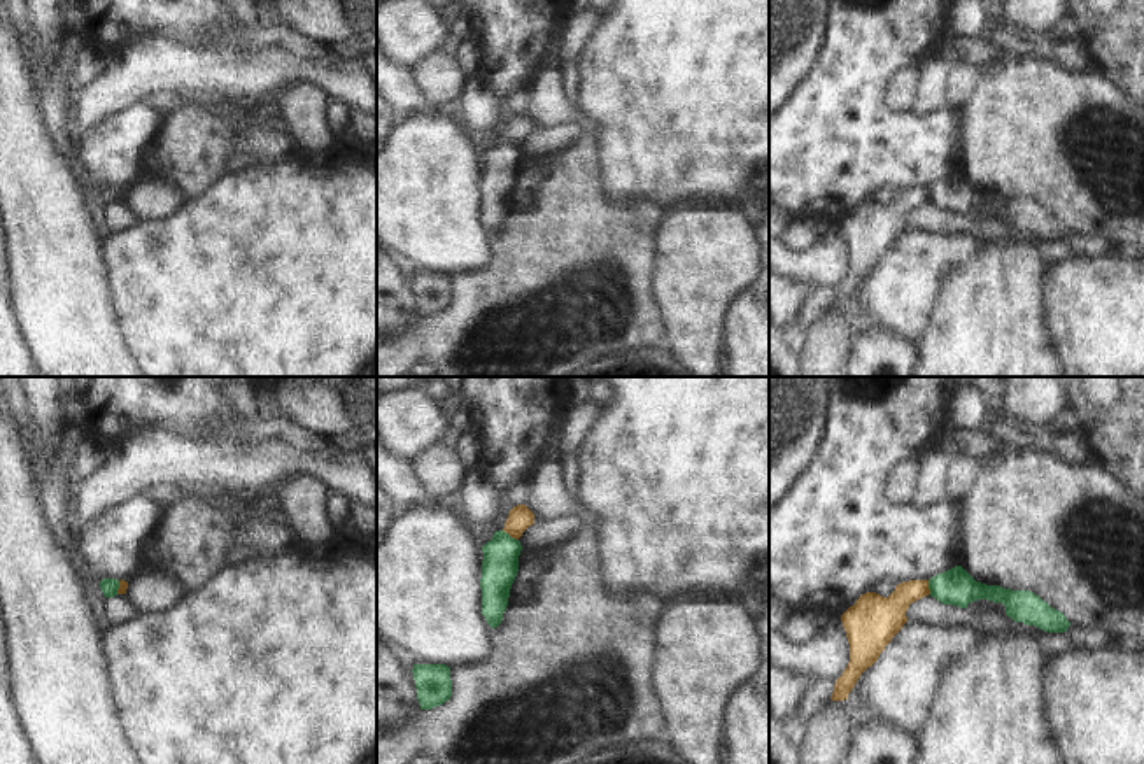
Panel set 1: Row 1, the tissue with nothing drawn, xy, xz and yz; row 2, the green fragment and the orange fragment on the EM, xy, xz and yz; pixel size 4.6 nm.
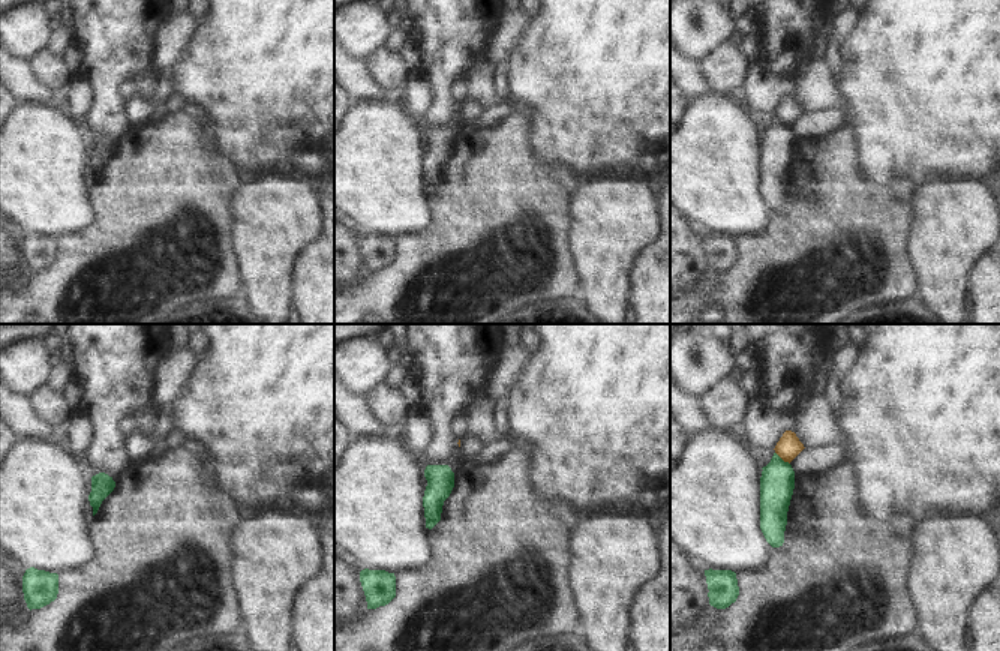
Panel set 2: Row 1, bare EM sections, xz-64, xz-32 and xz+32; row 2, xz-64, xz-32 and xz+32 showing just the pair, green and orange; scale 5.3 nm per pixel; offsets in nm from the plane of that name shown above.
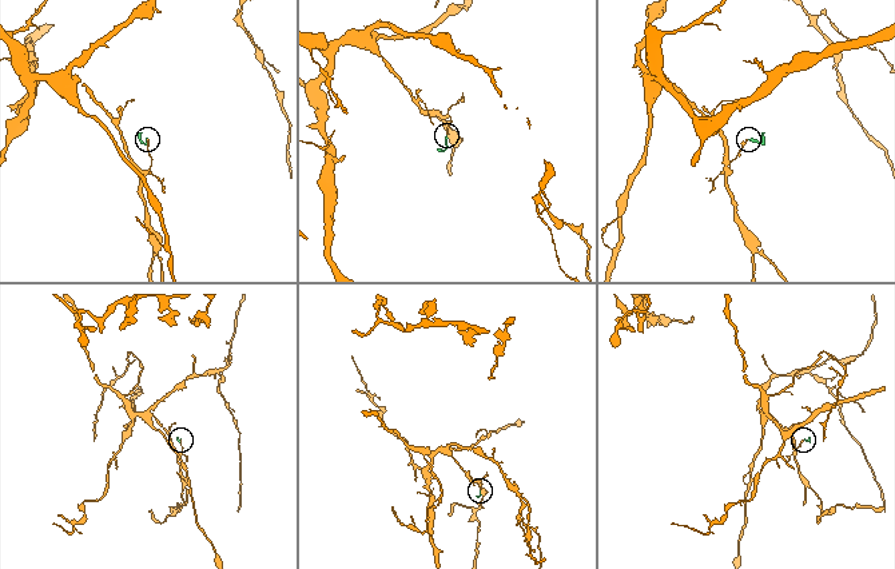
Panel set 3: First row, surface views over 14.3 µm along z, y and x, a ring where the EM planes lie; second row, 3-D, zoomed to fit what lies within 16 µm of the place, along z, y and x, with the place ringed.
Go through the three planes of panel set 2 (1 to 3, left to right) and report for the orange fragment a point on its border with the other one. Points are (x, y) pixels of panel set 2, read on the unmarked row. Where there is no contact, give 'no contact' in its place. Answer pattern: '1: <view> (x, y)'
1: no contact
2: no contact
3: xz+32 (781, 123)

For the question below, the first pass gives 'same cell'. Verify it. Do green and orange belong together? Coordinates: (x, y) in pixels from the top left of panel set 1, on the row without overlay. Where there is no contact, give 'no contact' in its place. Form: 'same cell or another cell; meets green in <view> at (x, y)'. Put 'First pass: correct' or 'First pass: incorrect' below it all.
another cell; meets green in xz at (508, 142)
First pass: incorrect

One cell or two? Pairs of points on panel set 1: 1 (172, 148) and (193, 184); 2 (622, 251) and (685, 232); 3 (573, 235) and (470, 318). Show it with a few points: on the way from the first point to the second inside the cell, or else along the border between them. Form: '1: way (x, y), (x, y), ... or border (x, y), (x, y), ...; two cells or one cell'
1: way (181, 156), (193, 169), (193, 176); one cell
2: border (664, 214), (659, 225), (659, 260), (654, 281); two cells
3: way (547, 261), (505, 304), (496, 305); one cell

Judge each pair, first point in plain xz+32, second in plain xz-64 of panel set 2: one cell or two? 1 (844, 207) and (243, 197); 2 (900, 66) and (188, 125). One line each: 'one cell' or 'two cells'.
1: two cells
2: two cells

